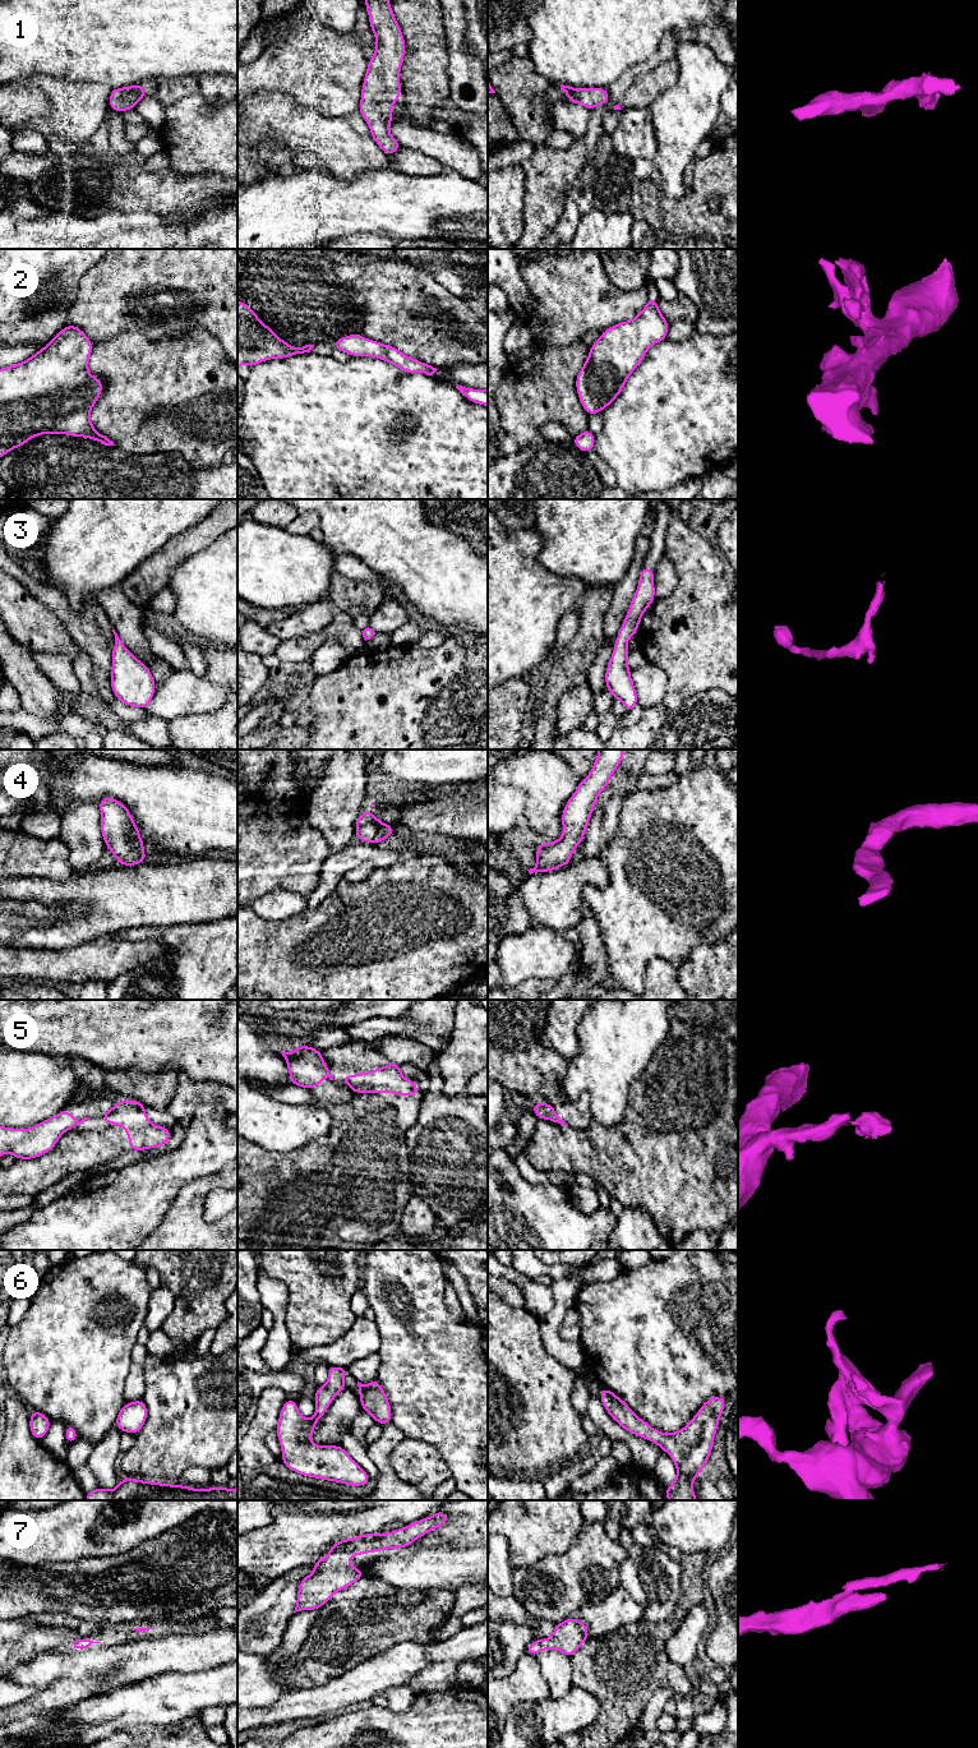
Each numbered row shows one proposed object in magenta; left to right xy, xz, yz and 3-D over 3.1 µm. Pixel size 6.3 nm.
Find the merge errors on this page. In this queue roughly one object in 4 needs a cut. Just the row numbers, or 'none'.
5

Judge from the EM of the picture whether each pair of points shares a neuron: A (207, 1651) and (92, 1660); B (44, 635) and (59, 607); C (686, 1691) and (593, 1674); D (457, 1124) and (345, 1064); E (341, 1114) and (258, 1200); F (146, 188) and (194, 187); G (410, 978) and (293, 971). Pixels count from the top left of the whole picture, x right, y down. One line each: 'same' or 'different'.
A: same
B: different
C: same
D: different
E: same
F: same
G: same

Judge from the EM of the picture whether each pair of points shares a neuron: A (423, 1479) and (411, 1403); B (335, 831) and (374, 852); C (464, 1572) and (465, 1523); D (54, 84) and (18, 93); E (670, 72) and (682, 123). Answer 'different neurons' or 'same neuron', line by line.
A: different neurons
B: different neurons
C: different neurons
D: different neurons
E: different neurons

